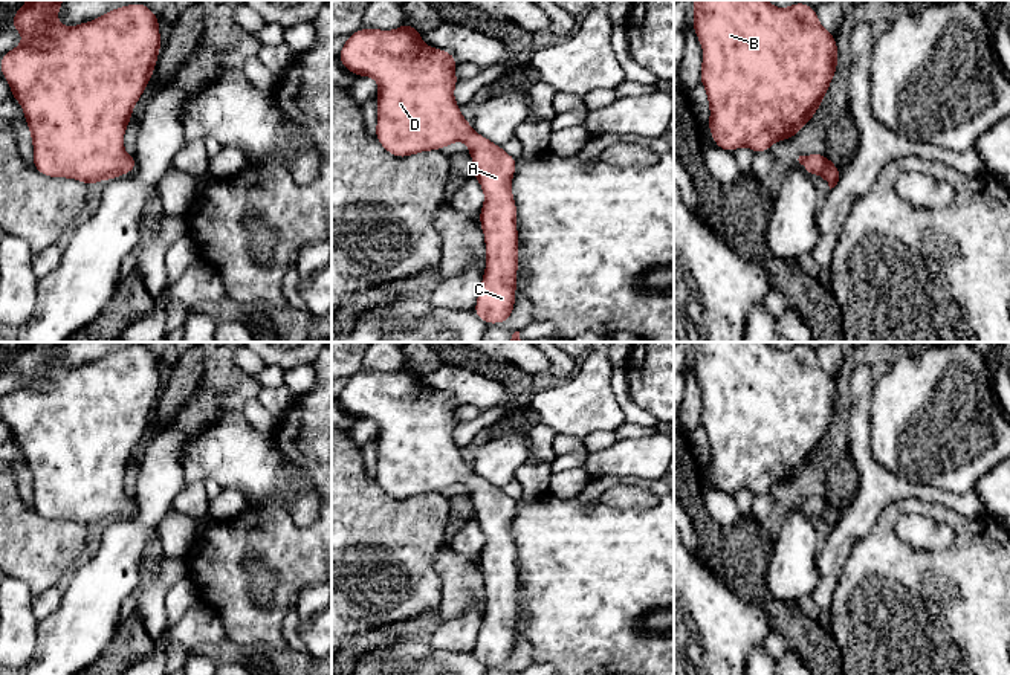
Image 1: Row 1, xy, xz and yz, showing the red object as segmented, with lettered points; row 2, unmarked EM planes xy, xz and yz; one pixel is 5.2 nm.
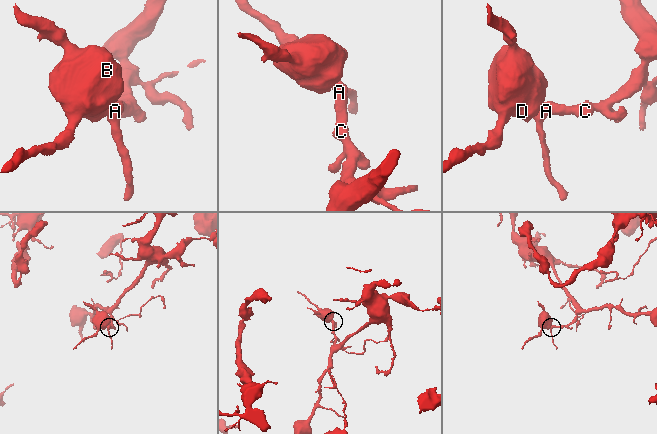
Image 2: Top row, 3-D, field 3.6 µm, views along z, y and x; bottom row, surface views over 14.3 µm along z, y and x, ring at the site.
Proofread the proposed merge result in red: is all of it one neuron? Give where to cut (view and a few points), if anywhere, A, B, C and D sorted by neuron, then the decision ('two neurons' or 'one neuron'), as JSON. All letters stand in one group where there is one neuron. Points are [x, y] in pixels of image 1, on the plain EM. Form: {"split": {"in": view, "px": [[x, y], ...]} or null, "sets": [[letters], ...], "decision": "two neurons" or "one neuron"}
{"split": null, "sets": [["A", "B", "C", "D"]], "decision": "one neuron"}

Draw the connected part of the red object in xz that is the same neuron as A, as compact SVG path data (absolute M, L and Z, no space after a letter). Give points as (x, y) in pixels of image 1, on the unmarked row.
M405 363L393 373L361 370L347 379L338 400L356 418L371 418L377 423L374 478L391 498L410 499L422 493L443 492L458 483L466 484L474 504L474 519L484 533L480 570L484 574L487 600L474 654L487 667L501 666L512 658L516 646L518 550L510 525L518 501L472 472L471 464L463 460L460 447L454 441L454 429L460 423L454 415L458 405L451 394L425 386L420 376L419 371Z

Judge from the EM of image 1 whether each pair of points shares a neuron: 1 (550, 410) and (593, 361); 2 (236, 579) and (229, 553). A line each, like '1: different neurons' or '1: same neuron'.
1: same neuron
2: same neuron

